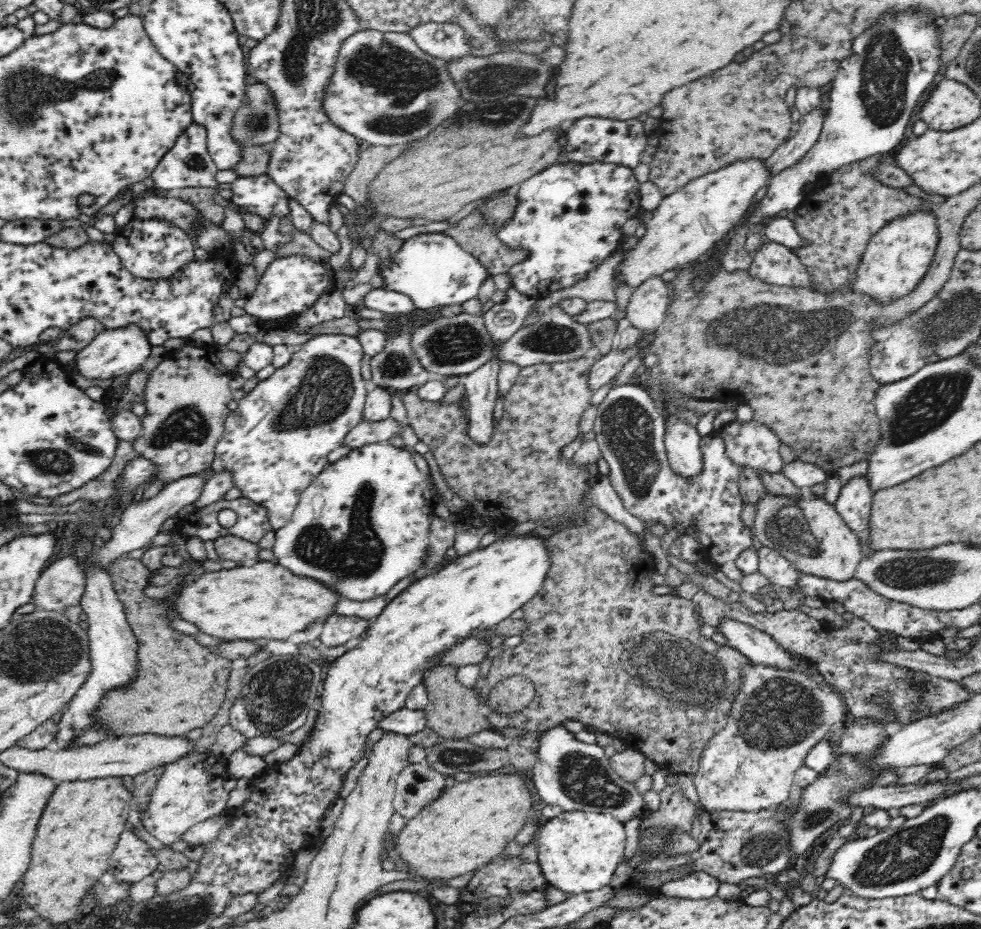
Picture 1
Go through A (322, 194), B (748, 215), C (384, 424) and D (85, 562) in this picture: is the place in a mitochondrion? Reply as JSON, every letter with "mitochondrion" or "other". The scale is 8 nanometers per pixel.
{"A":"other","B":"other","C":"other","D":"other"}

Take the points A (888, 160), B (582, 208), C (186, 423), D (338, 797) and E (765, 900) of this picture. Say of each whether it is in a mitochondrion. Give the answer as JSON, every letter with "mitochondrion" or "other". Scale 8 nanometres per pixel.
{"A":"other","B":"other","C":"mitochondrion","D":"other","E":"other"}

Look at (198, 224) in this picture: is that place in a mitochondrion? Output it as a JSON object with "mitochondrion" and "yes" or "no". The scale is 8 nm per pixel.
{"mitochondrion":"no"}

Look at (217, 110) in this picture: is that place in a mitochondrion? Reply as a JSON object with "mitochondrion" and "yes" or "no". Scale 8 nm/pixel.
{"mitochondrion":"yes"}

